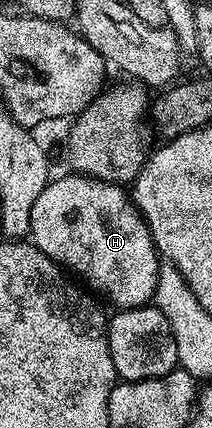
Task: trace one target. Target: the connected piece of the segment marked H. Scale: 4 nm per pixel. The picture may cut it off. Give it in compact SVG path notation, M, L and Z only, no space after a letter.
M70 175L63 176L60 180L52 179L45 190L41 190L37 202L33 202L30 243L36 244L53 263L78 277L88 289L96 288L91 290L100 297L108 296L116 304L116 309L150 305L155 299L161 257L155 248L149 226L135 207L128 189L104 180L94 180L91 176Z

